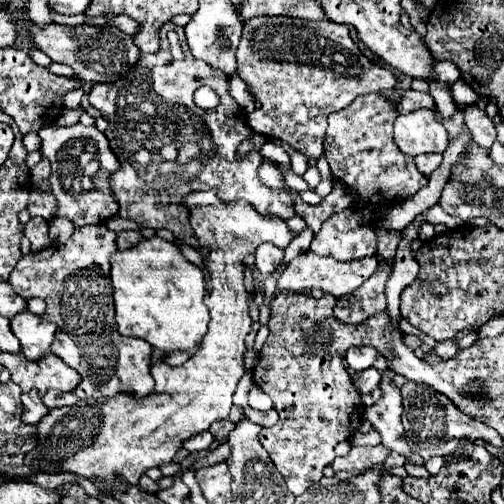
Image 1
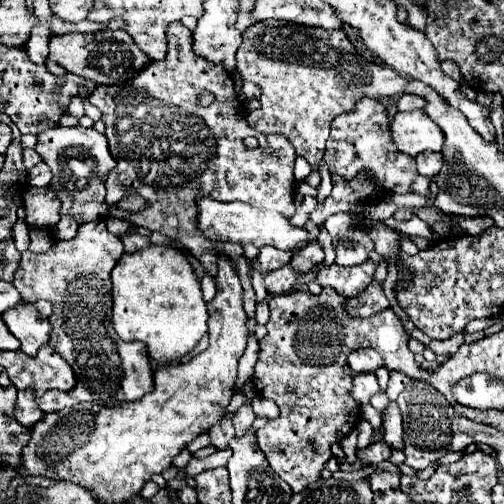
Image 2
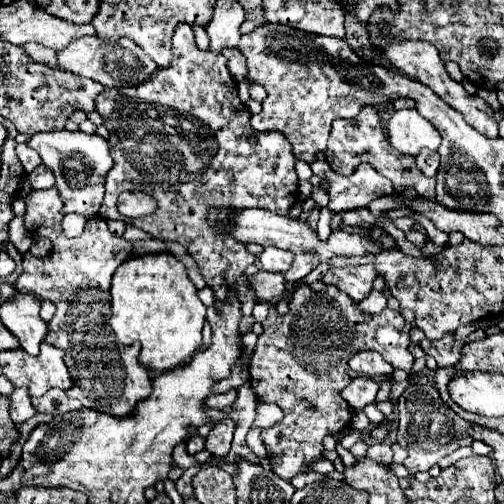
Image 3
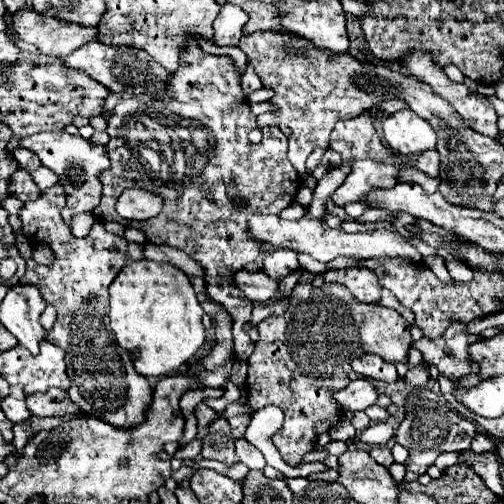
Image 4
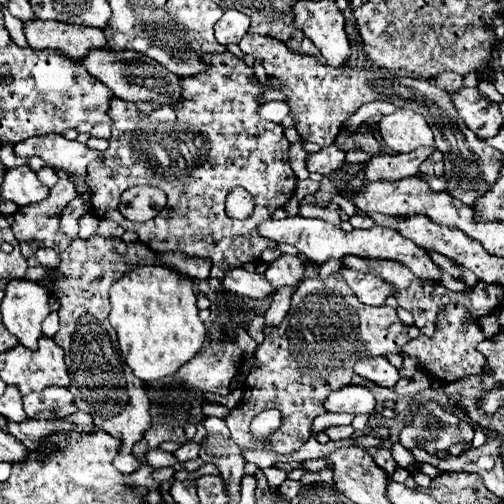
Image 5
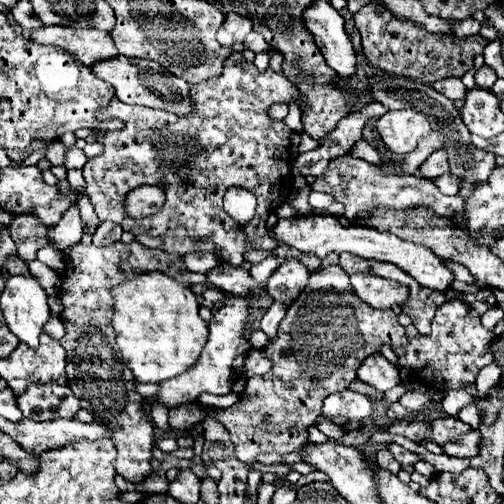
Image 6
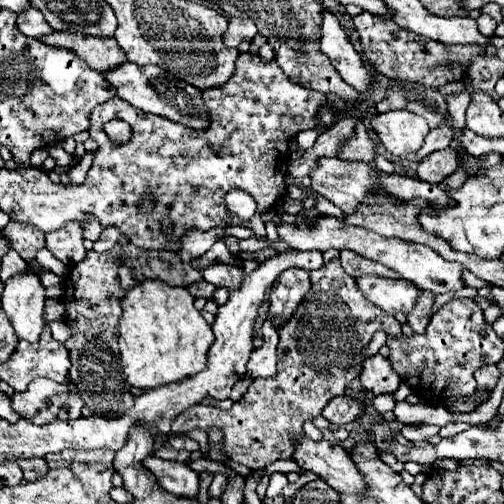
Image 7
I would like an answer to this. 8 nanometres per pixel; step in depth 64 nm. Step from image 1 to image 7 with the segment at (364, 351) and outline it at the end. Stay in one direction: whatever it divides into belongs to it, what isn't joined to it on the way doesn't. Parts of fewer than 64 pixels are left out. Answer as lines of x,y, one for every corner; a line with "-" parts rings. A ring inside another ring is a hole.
376,354
370,360
366,360
360,374
360,382
372,394
390,394
398,390
400,376
396,376
388,358

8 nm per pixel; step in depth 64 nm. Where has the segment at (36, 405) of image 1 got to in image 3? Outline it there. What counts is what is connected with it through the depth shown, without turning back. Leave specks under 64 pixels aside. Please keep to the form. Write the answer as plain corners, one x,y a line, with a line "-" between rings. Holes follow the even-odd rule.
14,388
14,392
10,394
10,416
16,424
26,422
28,418
32,418
36,414
36,410
30,404
30,396
28,396
28,388

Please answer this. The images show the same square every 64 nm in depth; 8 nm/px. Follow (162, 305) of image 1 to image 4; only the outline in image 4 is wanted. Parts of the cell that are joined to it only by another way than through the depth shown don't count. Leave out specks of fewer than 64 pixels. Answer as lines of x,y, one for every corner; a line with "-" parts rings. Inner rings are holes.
152,260
130,262
110,284
110,328
116,334
120,348
138,352
132,364
146,378
162,378
176,374
188,364
204,344
202,306
188,276
170,266

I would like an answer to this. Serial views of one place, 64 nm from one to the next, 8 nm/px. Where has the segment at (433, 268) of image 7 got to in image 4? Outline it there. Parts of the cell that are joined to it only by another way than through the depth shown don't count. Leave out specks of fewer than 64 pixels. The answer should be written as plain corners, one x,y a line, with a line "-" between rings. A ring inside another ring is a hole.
254,214
252,220
248,220
248,230
250,230
250,236
266,242
270,248
290,248
296,252
304,252
324,264
332,262
338,256
346,256
354,260
400,256
400,258
406,258
416,268
424,266
422,254
408,240
404,240
396,230
368,230
368,232
348,234
344,230
328,228
320,218
302,216
298,220
282,220
278,216
260,216
260,214

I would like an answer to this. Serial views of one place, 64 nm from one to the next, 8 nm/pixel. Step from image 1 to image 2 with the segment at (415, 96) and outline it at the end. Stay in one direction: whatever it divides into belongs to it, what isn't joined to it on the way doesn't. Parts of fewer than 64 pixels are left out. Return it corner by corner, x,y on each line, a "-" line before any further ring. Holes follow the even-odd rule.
404,94
404,96
398,98
396,106
398,106
398,110
404,110
404,112
408,112
408,110
420,110
420,108
424,108
424,100
420,96

